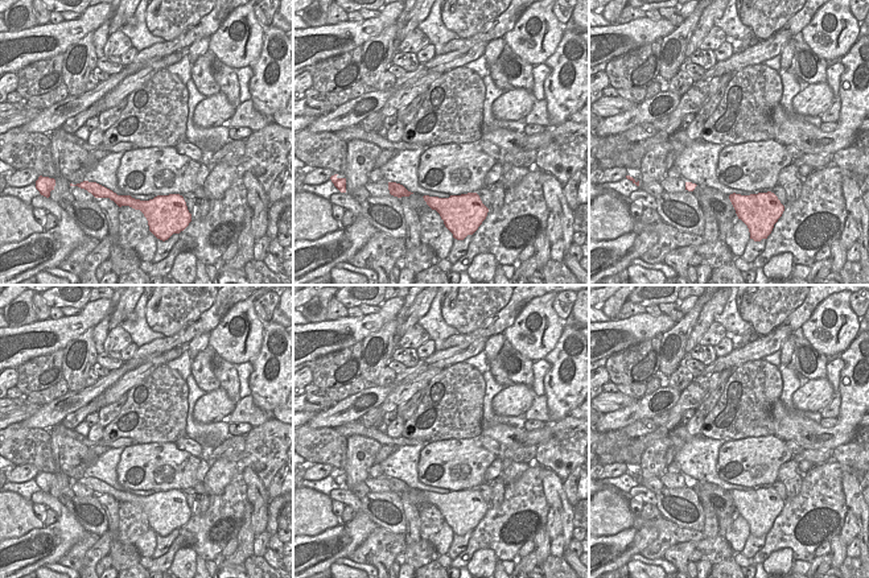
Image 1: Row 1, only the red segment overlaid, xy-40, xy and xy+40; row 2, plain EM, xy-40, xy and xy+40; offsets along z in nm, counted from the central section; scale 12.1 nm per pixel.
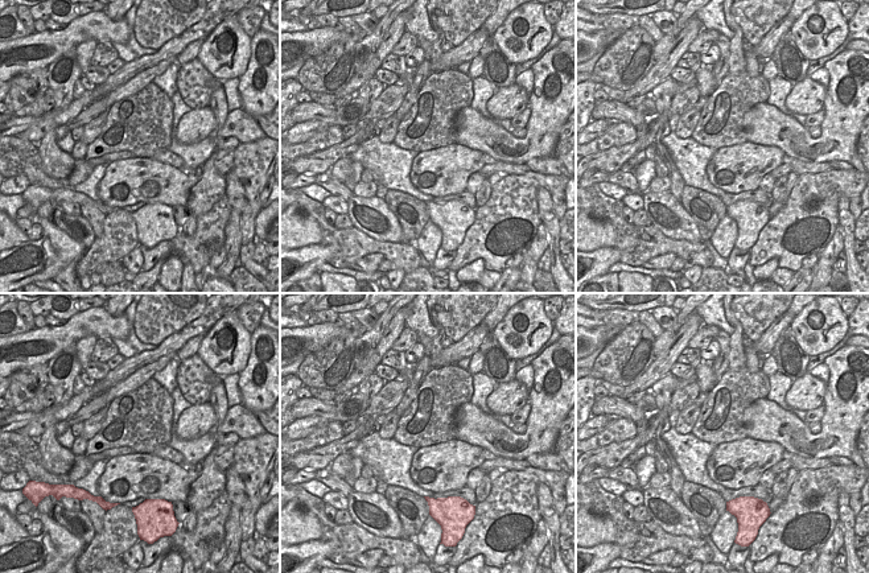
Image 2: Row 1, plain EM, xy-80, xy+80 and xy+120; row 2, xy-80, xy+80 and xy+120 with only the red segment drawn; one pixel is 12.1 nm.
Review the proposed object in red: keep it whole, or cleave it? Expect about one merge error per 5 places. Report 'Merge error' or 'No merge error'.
No merge error

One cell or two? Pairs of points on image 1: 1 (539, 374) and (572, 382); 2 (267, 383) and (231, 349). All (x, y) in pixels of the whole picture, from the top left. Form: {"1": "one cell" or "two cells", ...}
{"1": "two cells", "2": "two cells"}

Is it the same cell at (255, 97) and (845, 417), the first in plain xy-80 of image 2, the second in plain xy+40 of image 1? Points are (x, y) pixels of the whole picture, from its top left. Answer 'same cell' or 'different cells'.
same cell

